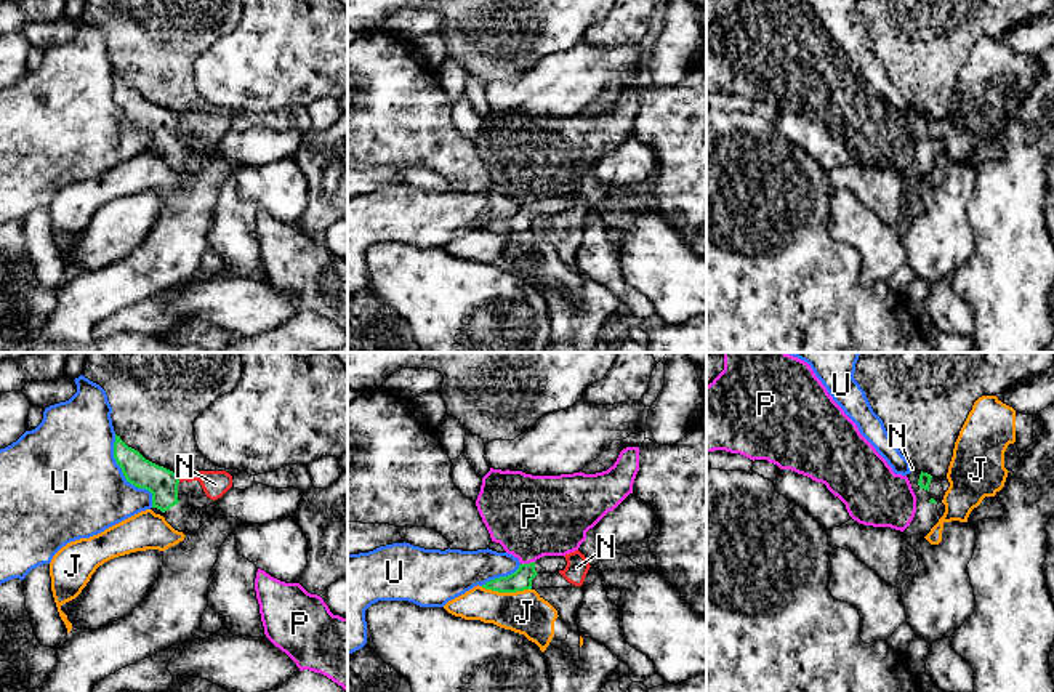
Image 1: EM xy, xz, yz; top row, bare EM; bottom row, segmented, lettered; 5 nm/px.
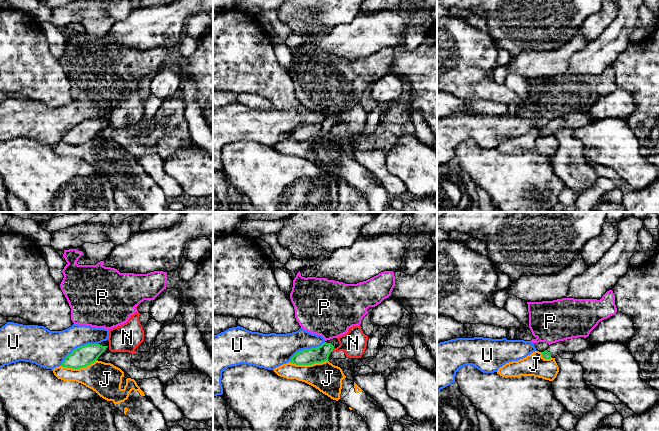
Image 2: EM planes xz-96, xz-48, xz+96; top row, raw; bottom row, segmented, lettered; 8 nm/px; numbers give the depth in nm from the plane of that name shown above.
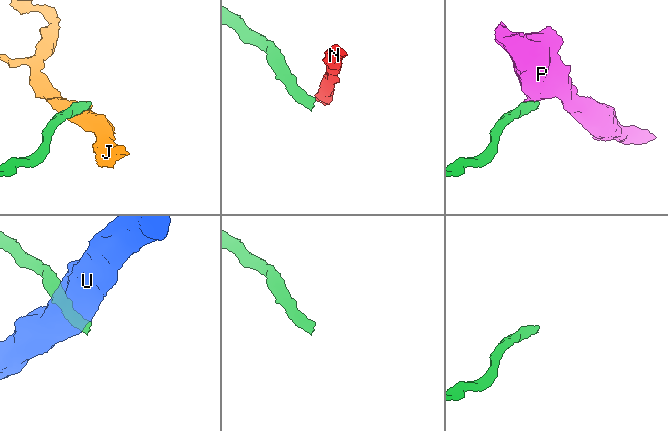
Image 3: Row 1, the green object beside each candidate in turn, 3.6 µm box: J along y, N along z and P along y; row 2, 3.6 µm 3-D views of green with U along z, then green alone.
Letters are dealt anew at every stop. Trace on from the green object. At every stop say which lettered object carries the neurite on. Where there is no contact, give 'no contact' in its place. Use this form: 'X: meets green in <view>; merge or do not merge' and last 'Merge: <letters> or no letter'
J: meets green in xz; do not merge
N: meets green in xy; do not merge
P: meets green in xz; do not merge
U: meets green in xy; do not merge
Merge: no letter

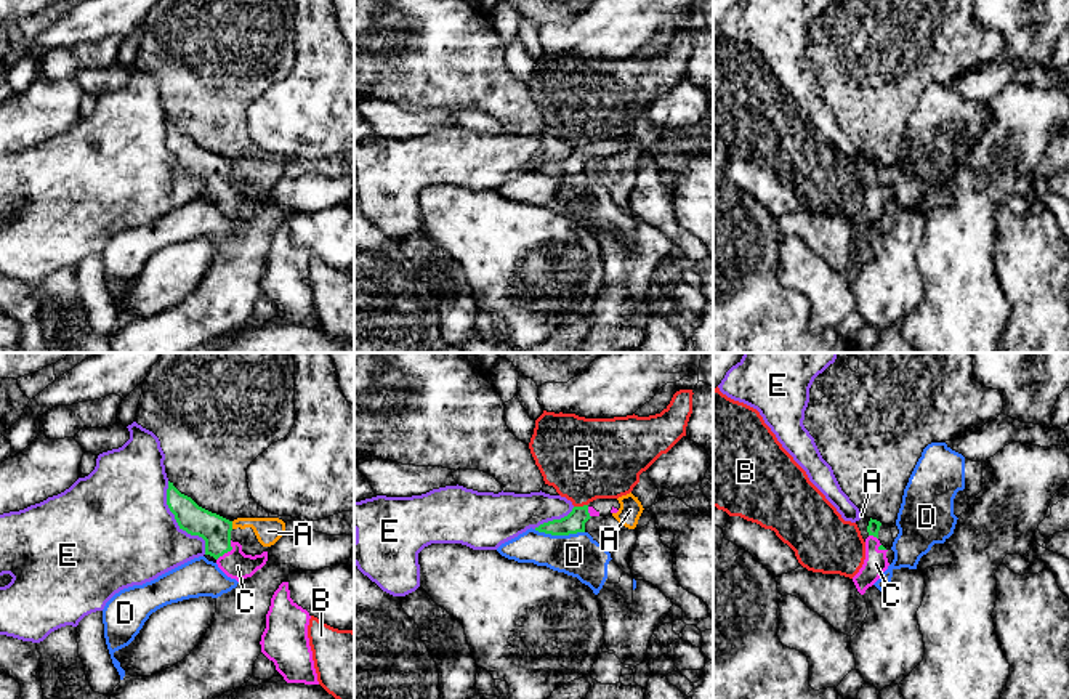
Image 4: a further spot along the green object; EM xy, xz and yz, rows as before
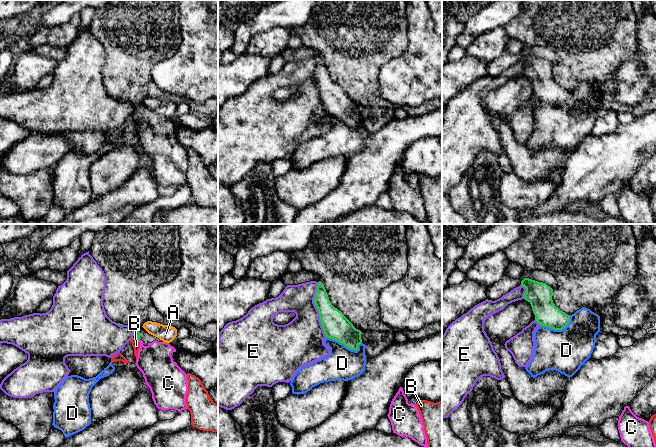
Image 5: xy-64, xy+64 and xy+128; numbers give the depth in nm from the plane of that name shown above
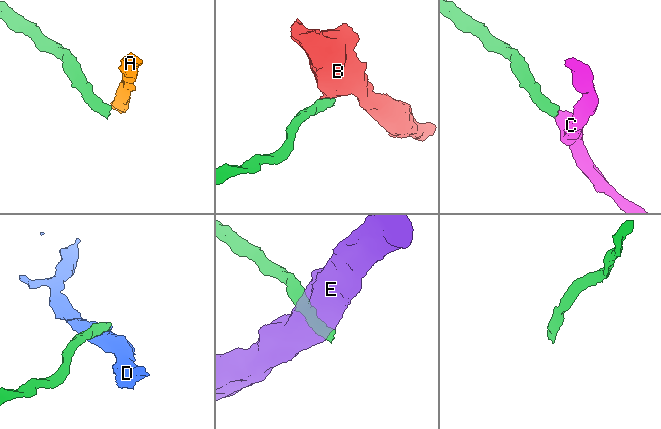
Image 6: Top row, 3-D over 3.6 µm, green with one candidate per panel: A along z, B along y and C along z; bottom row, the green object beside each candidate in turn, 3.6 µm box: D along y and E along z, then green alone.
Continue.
A: meets green in xy; do not merge
B: meets green in xz; do not merge
C: meets green in xy; merge
D: meets green in xz; do not merge
E: meets green in xy; do not merge
Merge: C

